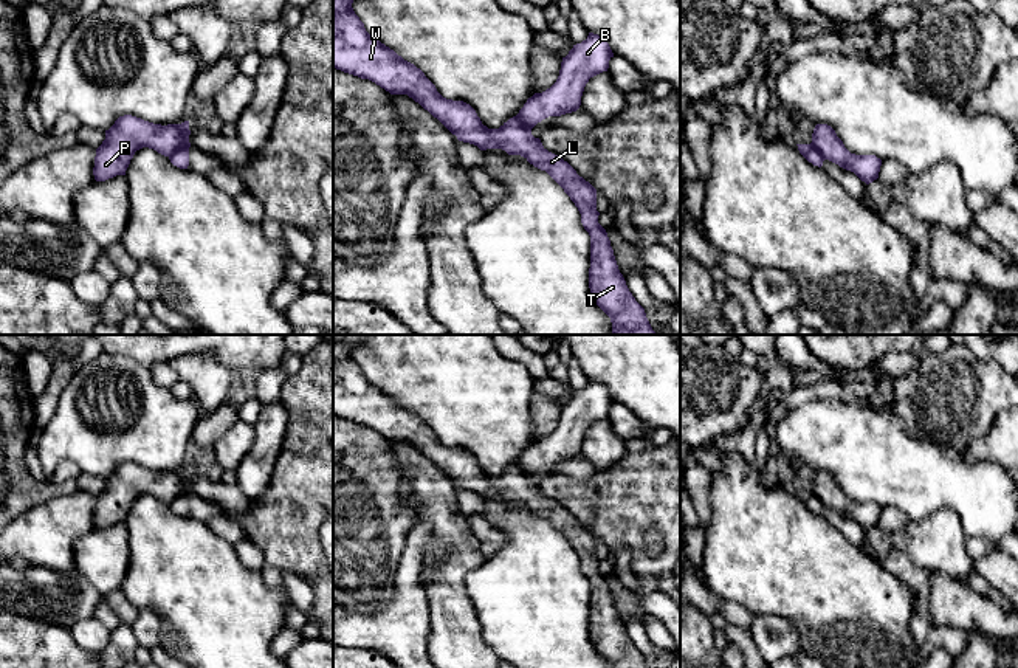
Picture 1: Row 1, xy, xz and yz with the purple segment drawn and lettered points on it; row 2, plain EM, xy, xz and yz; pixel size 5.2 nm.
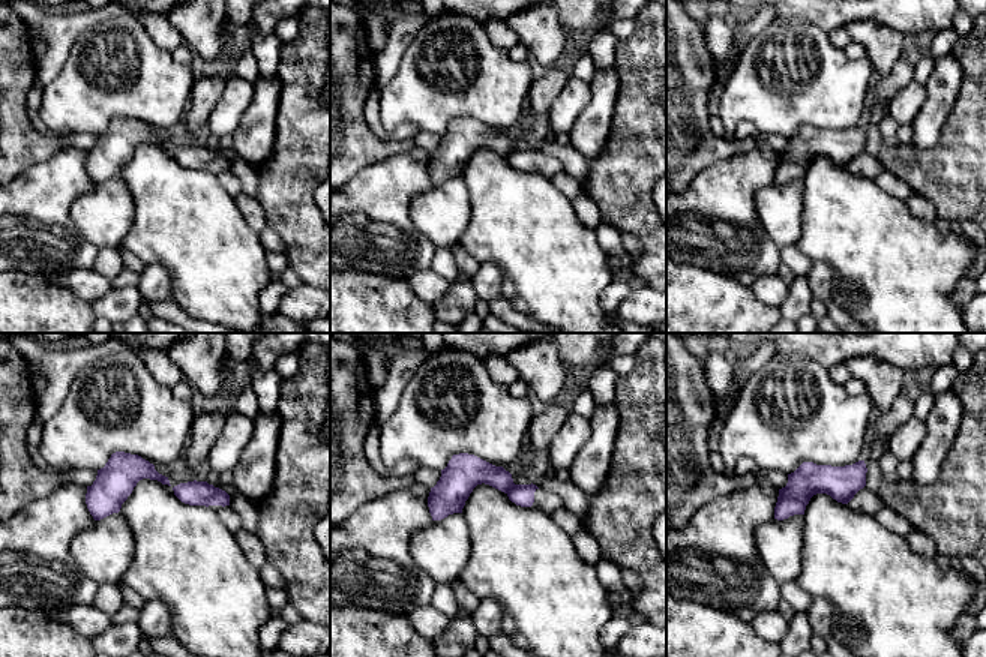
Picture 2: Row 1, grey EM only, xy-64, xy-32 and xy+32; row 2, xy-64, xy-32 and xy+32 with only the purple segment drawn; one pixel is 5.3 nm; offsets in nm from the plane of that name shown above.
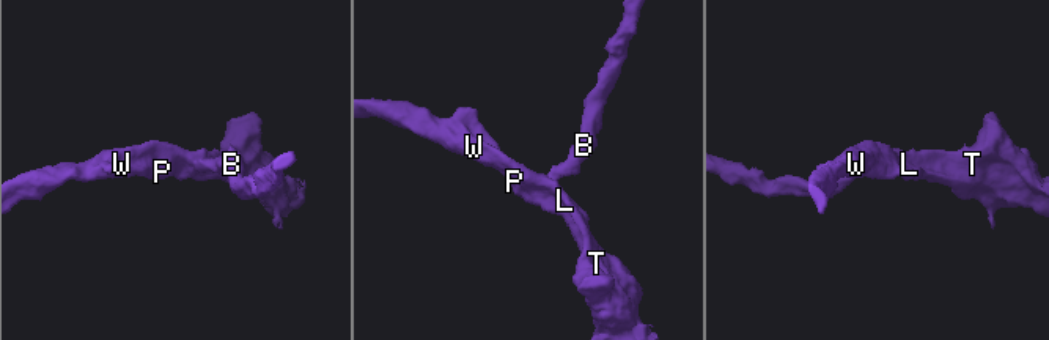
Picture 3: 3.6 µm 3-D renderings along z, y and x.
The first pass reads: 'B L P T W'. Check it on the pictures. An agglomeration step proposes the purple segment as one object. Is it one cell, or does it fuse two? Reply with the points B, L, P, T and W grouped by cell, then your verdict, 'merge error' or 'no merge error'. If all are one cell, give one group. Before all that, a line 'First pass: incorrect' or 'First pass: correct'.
First pass: incorrect
B / L P T W | merge error

